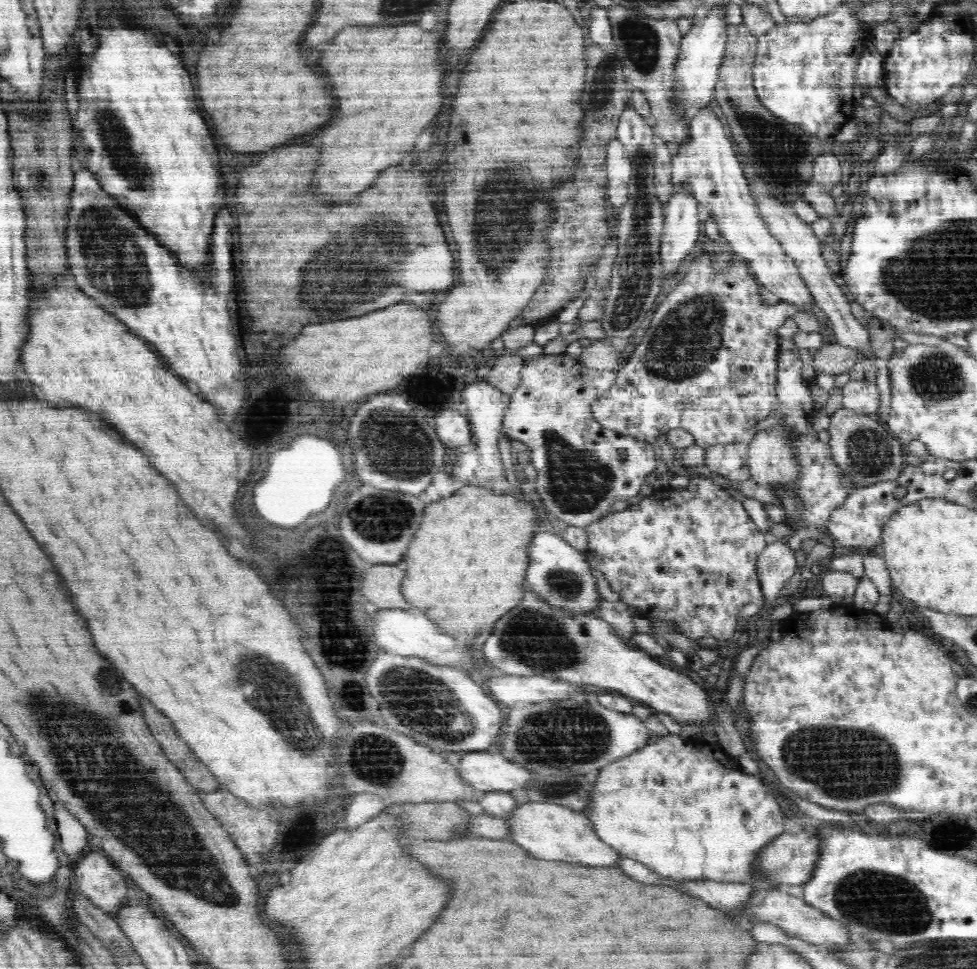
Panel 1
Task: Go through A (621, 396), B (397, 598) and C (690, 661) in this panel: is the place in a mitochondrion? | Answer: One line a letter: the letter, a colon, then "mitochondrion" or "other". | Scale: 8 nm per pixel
A: other
B: other
C: other

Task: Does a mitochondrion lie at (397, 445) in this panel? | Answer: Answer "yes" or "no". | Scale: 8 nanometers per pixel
yes

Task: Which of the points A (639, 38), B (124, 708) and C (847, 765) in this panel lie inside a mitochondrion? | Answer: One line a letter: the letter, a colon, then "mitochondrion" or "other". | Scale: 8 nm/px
A: mitochondrion
B: mitochondrion
C: mitochondrion

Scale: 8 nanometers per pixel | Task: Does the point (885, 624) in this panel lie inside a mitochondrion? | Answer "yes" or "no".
no

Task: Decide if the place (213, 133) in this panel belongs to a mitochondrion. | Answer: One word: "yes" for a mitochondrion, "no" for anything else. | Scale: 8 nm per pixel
no

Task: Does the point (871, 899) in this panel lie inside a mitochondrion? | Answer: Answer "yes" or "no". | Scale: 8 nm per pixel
yes

